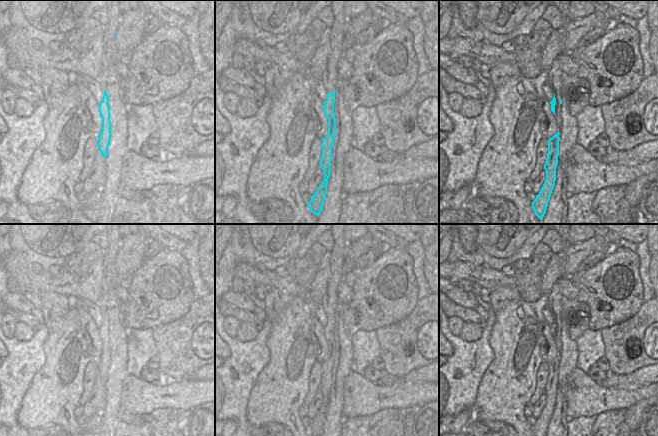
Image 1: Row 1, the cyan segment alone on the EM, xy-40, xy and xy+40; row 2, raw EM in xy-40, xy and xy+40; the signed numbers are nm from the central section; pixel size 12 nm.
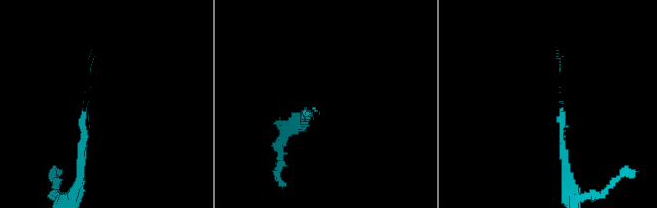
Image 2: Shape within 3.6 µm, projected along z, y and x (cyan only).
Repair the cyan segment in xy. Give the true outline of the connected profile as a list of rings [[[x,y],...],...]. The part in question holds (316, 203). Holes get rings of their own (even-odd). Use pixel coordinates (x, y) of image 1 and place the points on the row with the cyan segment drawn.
[[[331,0],[331,10],[334,15],[334,22],[328,29],[330,32],[331,50],[328,56],[327,67],[321,77],[321,82],[327,92],[327,100],[323,103],[323,110],[328,118],[328,135],[322,139],[322,156],[320,166],[323,170],[324,180],[311,196],[308,208],[315,215],[323,210],[324,200],[327,194],[327,184],[330,177],[332,147],[336,133],[336,118],[334,113],[335,83],[338,79],[336,66],[338,60],[343,57],[344,24],[347,18],[343,14],[344,0]]]

